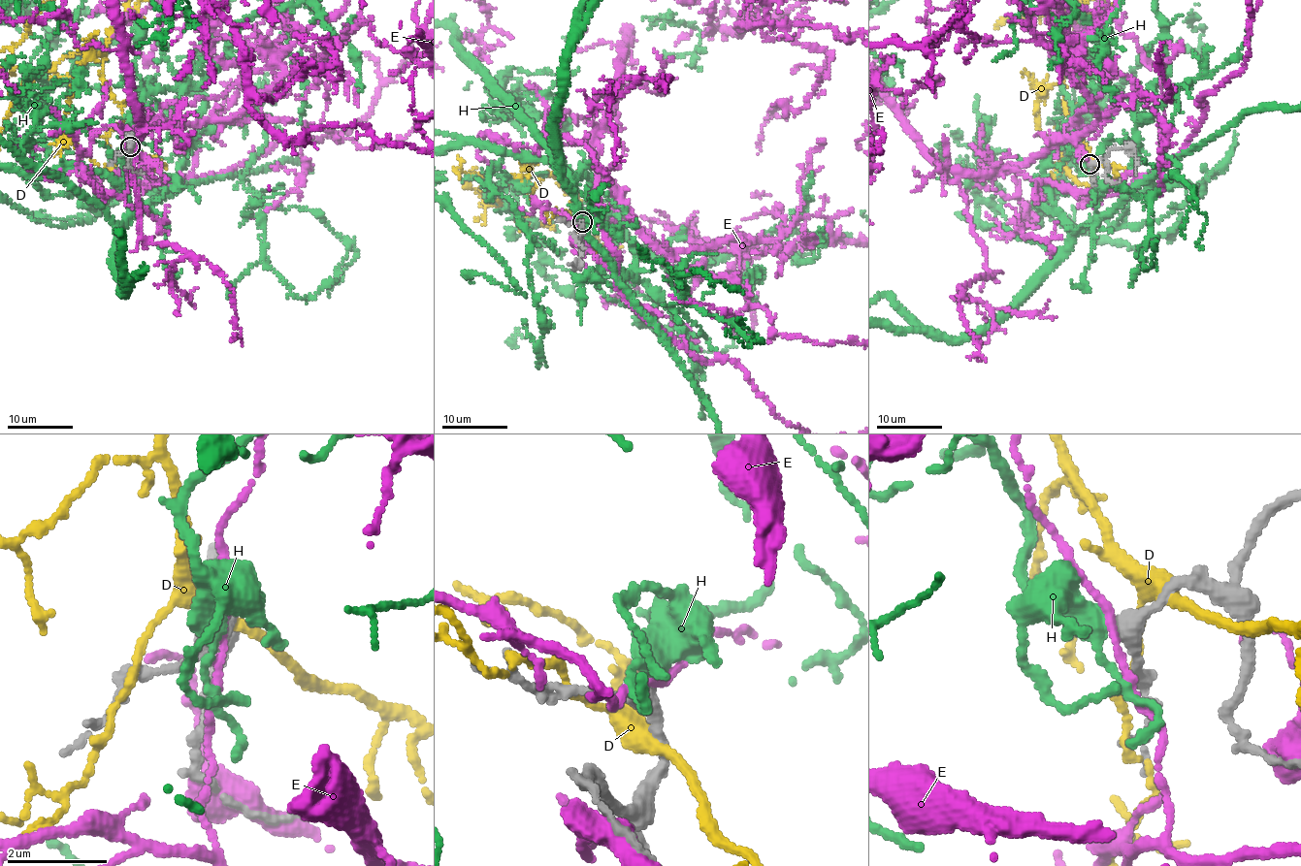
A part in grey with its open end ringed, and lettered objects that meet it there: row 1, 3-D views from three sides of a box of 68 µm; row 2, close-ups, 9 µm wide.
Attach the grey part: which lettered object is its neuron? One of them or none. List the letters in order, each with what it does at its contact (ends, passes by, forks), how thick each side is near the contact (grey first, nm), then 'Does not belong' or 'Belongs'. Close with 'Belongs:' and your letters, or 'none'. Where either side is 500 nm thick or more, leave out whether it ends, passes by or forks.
D: It passes by. Thickness 240 nm (grey) against 380 nm. Does not belong
E: It passes by. Thickness 300 nm (grey) against 120 nm. Does not belong
H: It passes by. Thickness 300 nm (grey) against 400 nm. Belongs
Belongs: H

